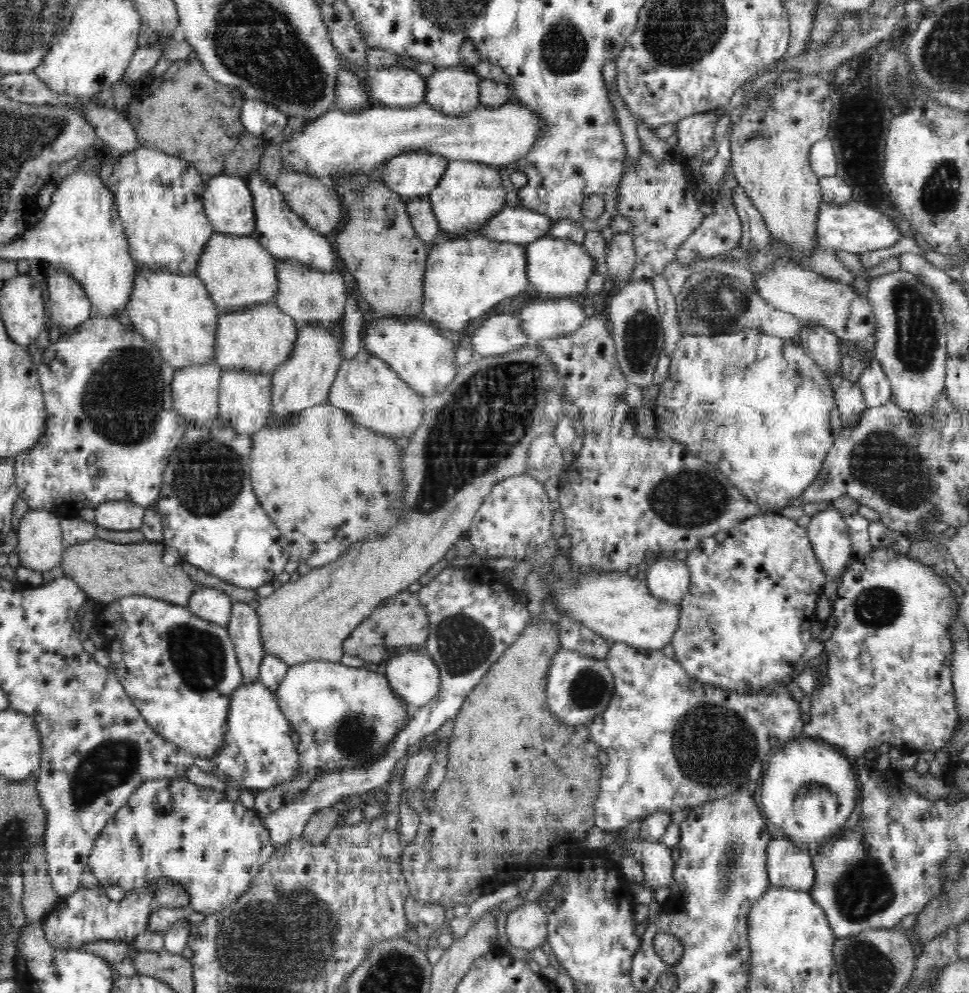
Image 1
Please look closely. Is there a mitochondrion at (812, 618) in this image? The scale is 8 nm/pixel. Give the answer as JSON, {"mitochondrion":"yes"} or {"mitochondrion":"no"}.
{"mitochondrion":"no"}

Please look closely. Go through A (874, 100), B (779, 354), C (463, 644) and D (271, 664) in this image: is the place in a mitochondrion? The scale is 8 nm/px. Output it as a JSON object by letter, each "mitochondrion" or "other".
{"A":"mitochondrion","B":"other","C":"mitochondrion","D":"other"}

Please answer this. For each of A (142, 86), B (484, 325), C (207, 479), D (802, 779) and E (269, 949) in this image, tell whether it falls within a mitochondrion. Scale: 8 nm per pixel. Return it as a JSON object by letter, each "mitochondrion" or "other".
{"A":"other","B":"other","C":"mitochondrion","D":"mitochondrion","E":"mitochondrion"}

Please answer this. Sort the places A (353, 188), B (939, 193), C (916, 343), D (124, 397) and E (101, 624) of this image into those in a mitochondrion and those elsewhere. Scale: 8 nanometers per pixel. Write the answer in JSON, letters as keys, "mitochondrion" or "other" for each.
{"A":"mitochondrion","B":"mitochondrion","C":"mitochondrion","D":"mitochondrion","E":"other"}

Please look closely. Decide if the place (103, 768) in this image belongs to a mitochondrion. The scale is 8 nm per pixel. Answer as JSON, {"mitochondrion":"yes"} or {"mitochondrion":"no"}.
{"mitochondrion":"yes"}

